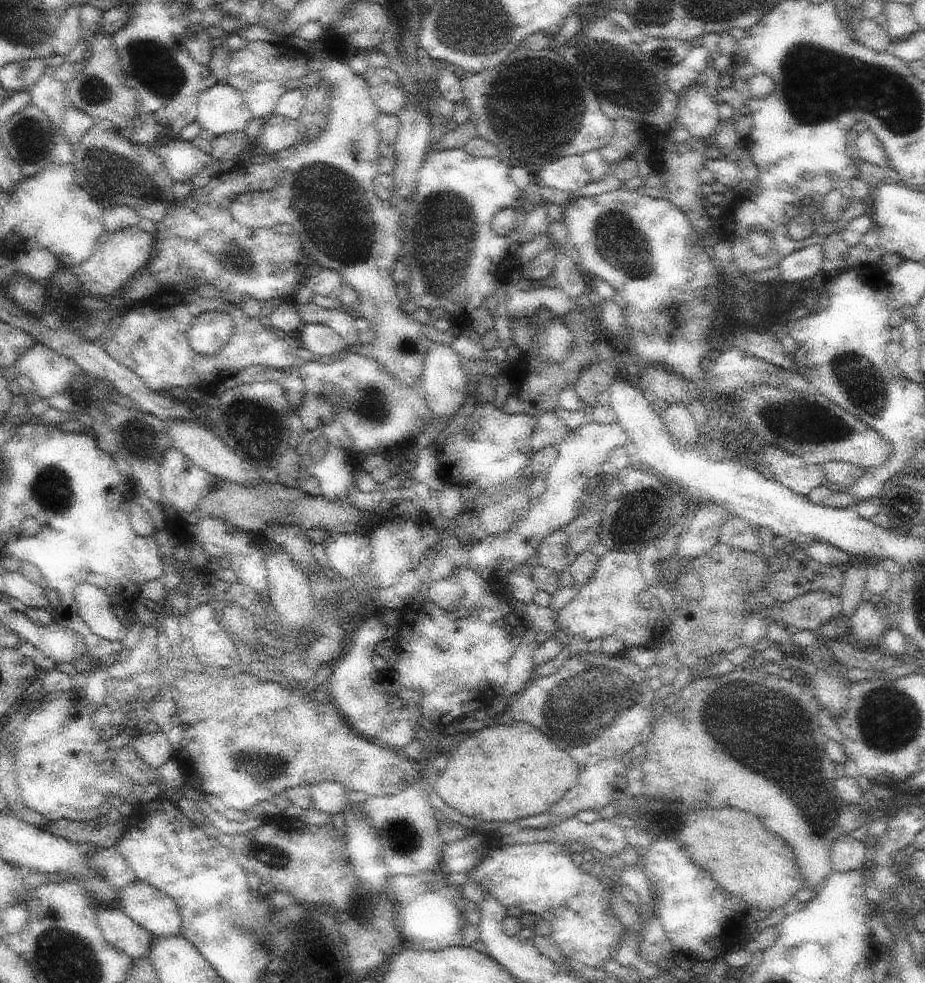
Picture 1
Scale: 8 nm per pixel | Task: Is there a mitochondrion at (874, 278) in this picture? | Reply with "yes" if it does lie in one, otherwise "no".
no

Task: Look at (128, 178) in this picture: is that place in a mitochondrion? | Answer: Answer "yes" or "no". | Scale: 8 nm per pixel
yes

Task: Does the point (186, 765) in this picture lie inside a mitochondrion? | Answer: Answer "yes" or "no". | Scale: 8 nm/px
no

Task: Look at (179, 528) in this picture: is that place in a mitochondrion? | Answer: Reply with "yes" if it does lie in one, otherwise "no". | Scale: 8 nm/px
no

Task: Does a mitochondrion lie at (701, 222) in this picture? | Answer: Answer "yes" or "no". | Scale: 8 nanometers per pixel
no

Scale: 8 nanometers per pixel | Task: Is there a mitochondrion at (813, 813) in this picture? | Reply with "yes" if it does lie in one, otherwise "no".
yes

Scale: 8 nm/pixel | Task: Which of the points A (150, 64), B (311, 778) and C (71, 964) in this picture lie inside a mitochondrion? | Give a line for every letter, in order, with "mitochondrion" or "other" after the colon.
A: mitochondrion
B: other
C: mitochondrion

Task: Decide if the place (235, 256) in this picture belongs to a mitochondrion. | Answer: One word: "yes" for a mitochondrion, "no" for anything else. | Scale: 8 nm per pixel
yes

